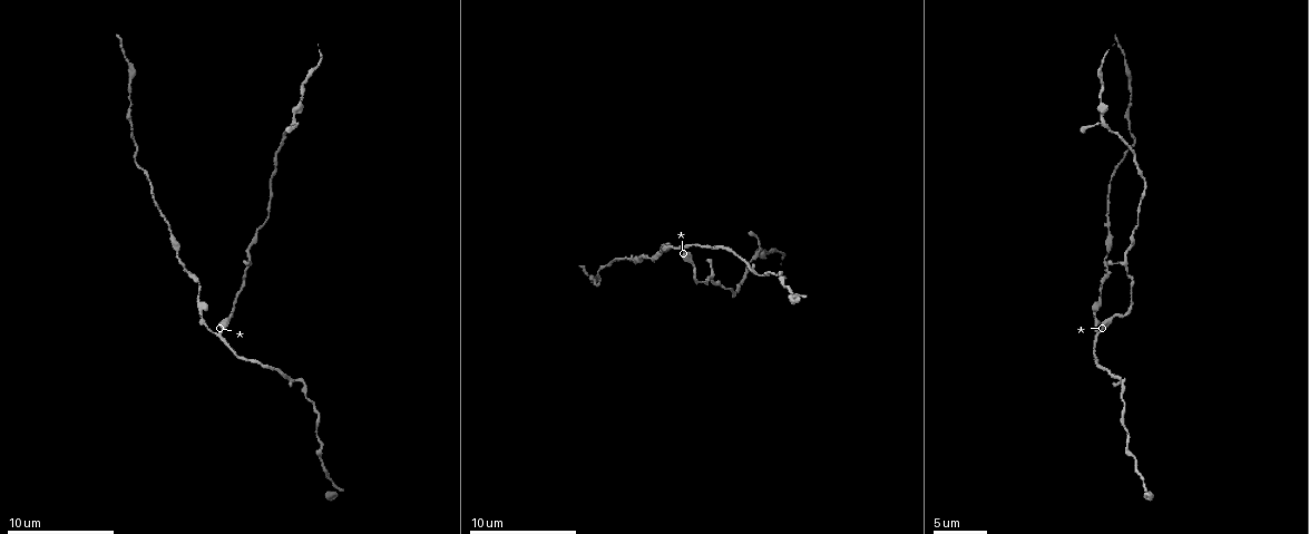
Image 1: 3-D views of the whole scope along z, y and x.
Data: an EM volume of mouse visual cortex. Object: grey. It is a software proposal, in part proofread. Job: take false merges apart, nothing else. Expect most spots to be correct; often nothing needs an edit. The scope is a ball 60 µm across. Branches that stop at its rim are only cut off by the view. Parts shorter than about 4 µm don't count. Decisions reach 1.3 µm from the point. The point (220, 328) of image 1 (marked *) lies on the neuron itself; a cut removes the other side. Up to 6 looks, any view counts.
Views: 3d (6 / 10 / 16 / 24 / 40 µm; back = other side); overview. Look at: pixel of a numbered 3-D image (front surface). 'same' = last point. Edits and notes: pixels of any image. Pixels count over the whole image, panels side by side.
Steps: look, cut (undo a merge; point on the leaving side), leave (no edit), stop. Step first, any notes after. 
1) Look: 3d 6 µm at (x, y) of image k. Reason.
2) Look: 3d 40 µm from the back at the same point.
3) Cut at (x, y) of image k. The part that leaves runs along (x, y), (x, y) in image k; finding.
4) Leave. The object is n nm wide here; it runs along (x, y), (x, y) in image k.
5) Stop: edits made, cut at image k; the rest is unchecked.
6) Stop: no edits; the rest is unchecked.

Look: 3d 10 µm at (247, 254) of image 1. Three arms meet.

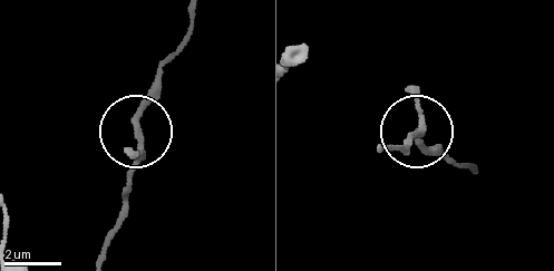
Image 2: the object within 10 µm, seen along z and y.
Look: 3d 10 µm from the back at (135, 127) of image 2.

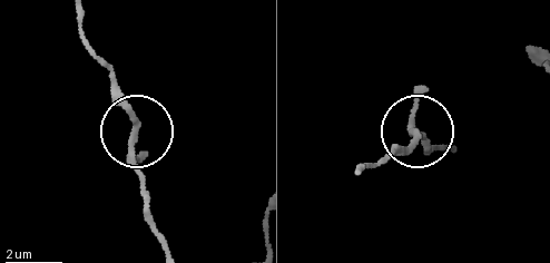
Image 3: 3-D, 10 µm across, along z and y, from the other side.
Leave. The object is 170 nm wide here; one neuron here.

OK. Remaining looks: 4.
Look: 3d 10 µm at (275, 157) of image 1. Thin neck.

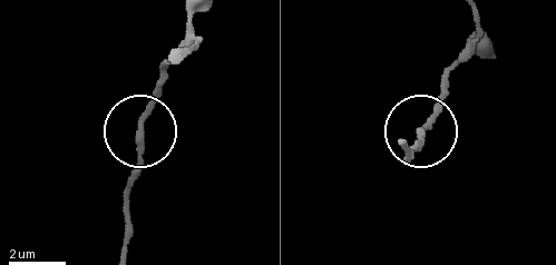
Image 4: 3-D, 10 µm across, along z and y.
Look: 3d 10 µm from the back at (139, 134) of image 4. From behind.

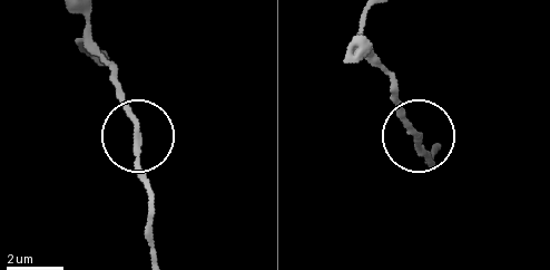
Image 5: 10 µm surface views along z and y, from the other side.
Leave. It runs along (150, 254), (150, 196), (136, 153), (136, 124), (109, 69) in image 5; one neuron here.

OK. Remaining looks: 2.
Look: 3d 6 µm at (1104, 122) of image 1.

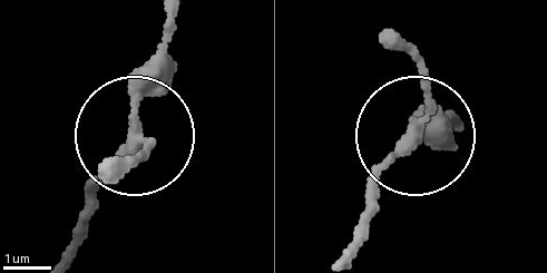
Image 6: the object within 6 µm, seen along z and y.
Look: 3d 6 µm from the back at (414, 132) of image 6. Other side.

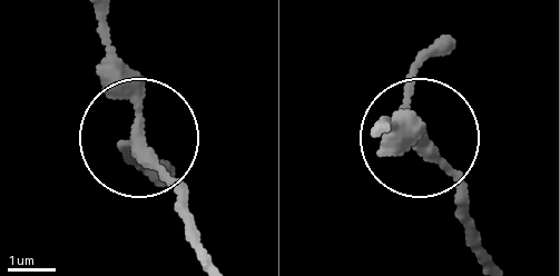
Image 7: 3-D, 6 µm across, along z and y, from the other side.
Leave. 3 arms meet here; it runs along (203, 248), (179, 185), (139, 140), (135, 80), (104, 21) in image 7; one neuron here.

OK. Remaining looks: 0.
Stop: no edits; the rest is unchecked.

